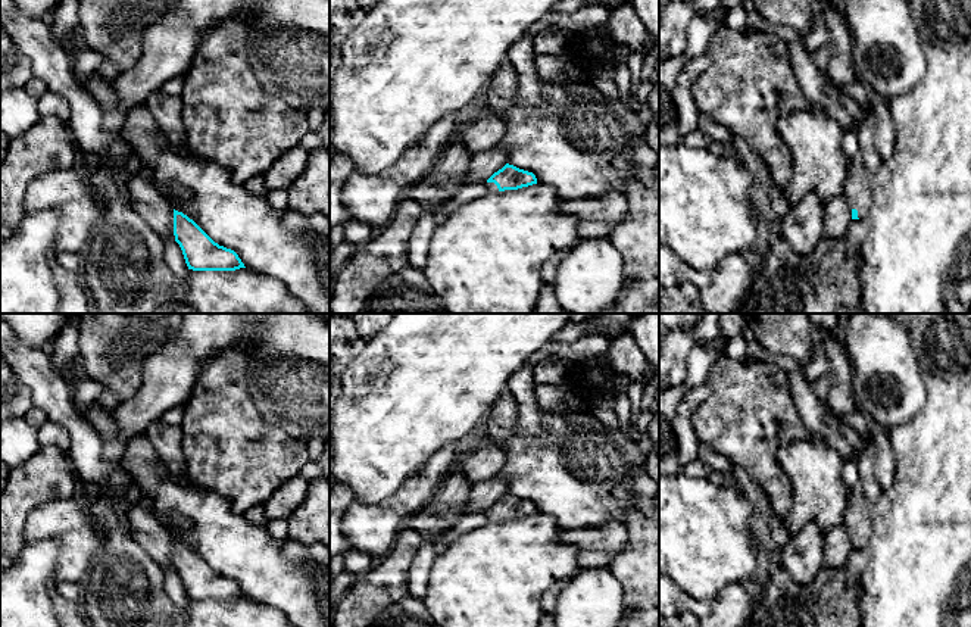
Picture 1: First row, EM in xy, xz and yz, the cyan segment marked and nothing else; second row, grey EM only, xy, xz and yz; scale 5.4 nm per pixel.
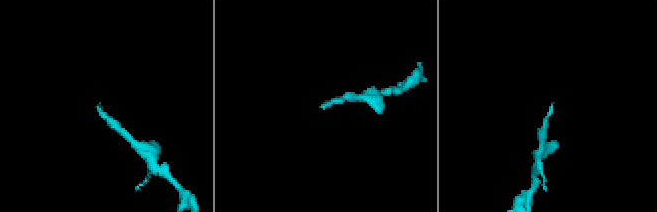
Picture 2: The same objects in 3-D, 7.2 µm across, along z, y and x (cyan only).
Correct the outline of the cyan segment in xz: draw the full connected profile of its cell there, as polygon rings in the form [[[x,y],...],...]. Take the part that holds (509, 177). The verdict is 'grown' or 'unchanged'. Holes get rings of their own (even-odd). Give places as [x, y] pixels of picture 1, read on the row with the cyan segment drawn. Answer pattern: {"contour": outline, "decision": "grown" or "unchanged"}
{"contour": [[[506,163],[502,169],[494,172],[487,180],[487,187],[490,193],[497,193],[505,190],[518,190],[533,184],[537,184],[537,178],[533,172],[519,169],[509,163]]], "decision": "grown"}

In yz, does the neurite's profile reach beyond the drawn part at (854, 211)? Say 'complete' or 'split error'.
split error

